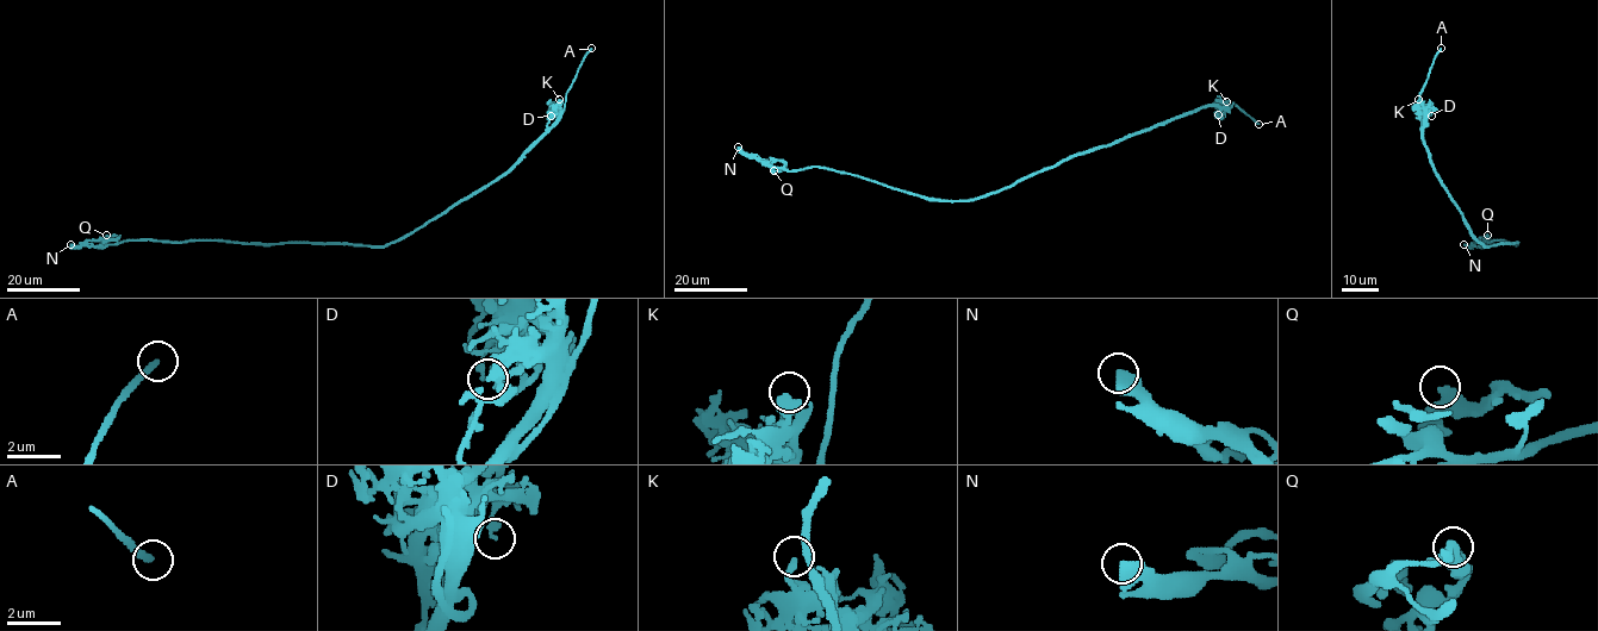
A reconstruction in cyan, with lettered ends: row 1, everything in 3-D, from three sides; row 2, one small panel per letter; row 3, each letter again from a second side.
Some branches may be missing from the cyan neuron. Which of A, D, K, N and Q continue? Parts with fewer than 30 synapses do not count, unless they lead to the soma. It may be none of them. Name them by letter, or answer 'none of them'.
A

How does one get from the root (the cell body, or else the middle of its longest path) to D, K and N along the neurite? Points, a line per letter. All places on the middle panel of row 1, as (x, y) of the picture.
D: (1043, 170), (1205, 107), (1217, 104), (1218, 114)
K: (1043, 170), (1183, 114), (1226, 101)
N: (1043, 170), (971, 200), (937, 200), (824, 168), (788, 170), (771, 167), (746, 156), (738, 147)

